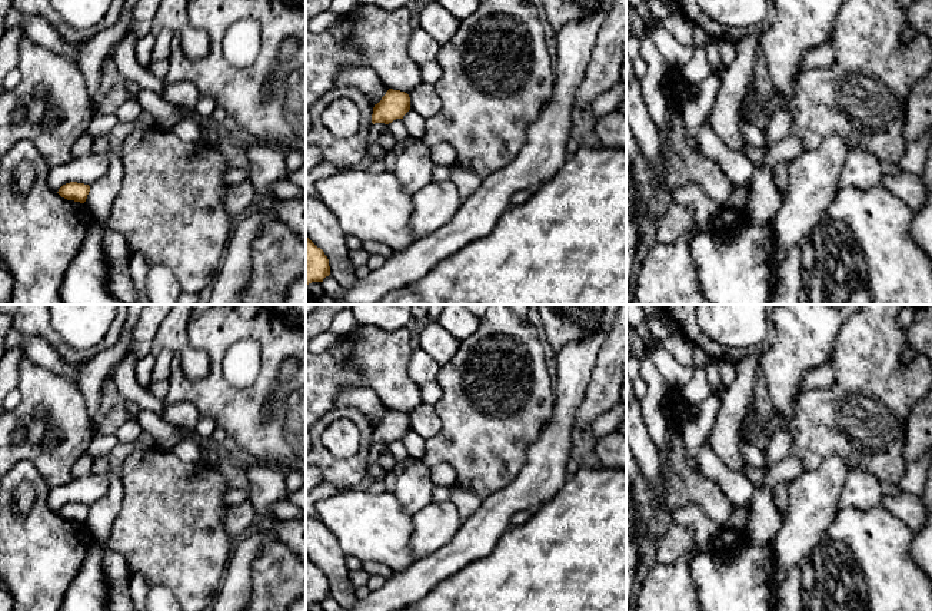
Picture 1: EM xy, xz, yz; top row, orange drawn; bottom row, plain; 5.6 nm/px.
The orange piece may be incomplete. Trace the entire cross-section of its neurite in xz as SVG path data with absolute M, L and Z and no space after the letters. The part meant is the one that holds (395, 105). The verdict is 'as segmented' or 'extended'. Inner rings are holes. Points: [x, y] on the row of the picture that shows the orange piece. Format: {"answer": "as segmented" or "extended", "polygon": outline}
{"answer": "as segmented", "polygon": "M389 89L382 100L375 104L372 123L389 124L396 119L403 119L403 116L410 110L410 97L407 93L400 90Z"}

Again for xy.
{"answer": "as segmented", "polygon": "M70 182L63 185L57 193L67 200L84 203L89 192L90 192L89 185Z"}

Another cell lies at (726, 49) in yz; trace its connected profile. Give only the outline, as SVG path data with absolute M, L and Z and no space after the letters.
M719 40L720 69L726 70L736 57L735 43Z

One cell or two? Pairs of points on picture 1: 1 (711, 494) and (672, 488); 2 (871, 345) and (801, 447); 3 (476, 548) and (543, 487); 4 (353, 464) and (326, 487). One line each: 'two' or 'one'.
1: one
2: one
3: one
4: two

